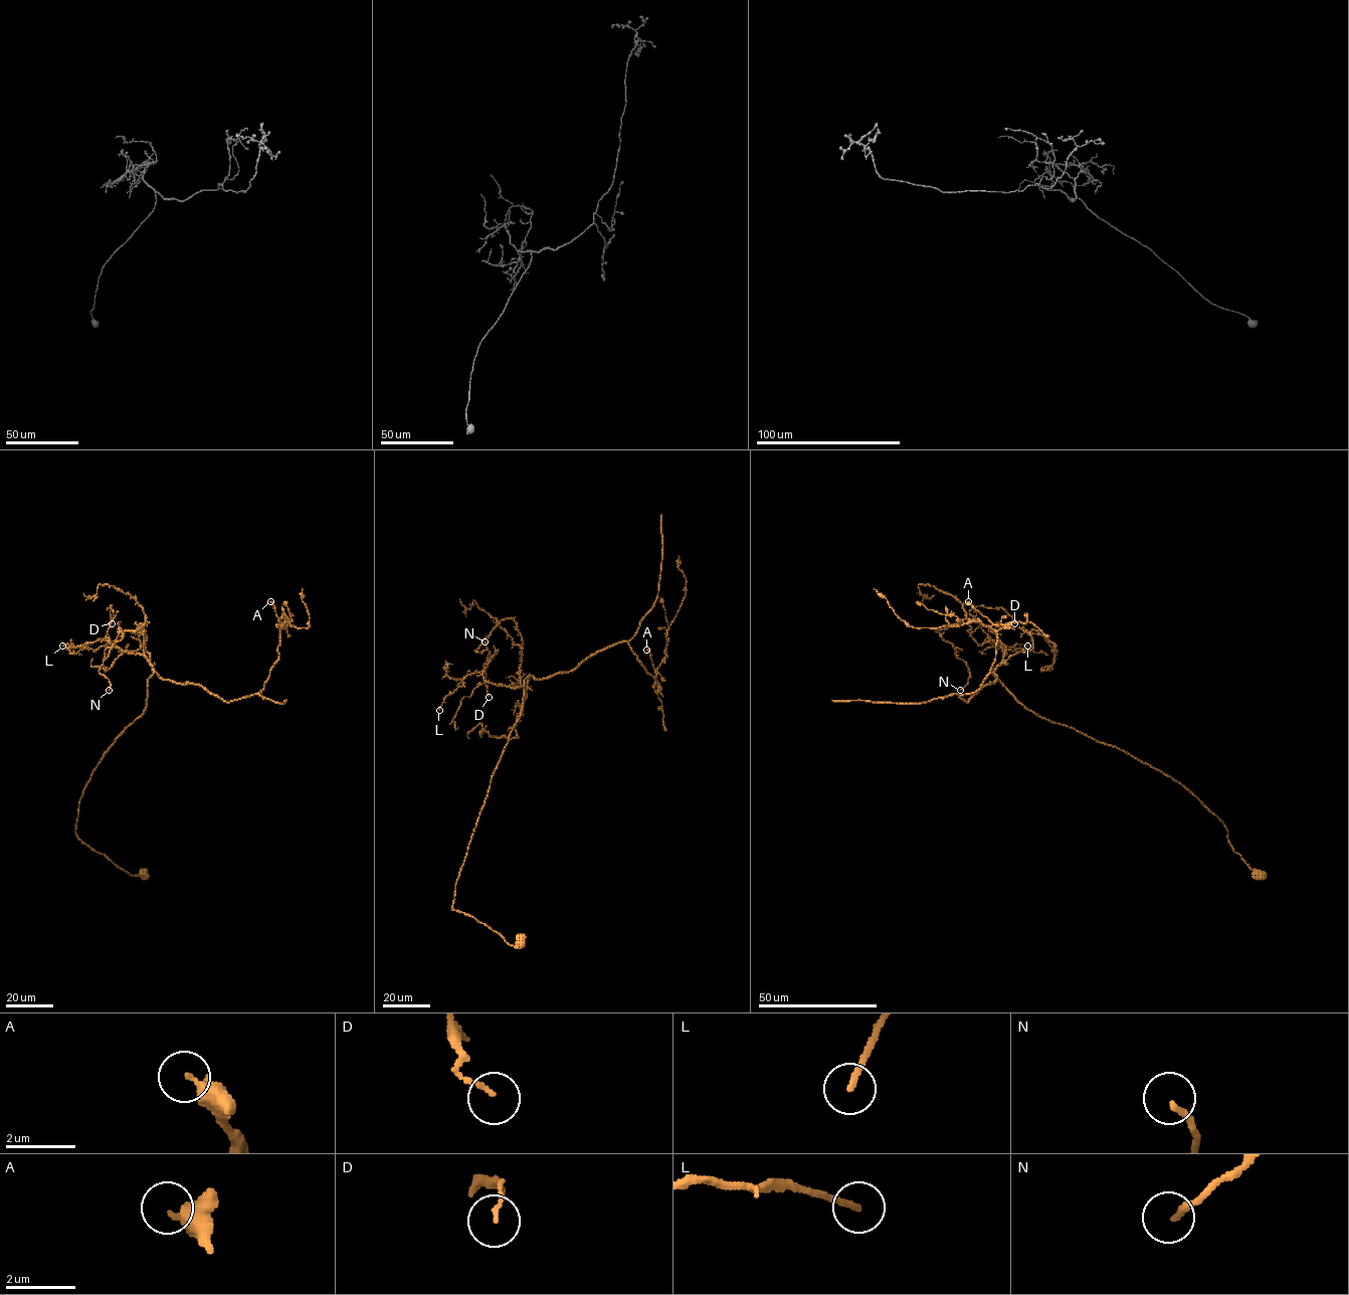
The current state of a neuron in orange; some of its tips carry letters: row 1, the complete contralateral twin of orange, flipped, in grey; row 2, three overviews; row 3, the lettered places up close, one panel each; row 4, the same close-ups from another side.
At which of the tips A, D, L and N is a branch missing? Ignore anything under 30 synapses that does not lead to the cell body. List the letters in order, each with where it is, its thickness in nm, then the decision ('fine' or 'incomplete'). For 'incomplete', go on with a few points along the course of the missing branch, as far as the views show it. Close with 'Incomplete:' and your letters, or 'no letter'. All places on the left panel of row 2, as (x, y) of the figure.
A: at (270, 601); 360 nm thick; fine
D: at (112, 623); 100 nm thick; fine
L: at (62, 645); 180 nm thick; fine
N: at (109, 690); 190 nm thick; fine
Incomplete: no letter

